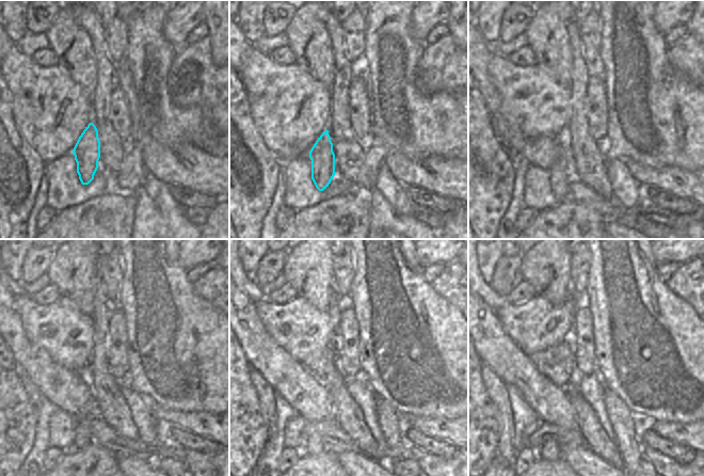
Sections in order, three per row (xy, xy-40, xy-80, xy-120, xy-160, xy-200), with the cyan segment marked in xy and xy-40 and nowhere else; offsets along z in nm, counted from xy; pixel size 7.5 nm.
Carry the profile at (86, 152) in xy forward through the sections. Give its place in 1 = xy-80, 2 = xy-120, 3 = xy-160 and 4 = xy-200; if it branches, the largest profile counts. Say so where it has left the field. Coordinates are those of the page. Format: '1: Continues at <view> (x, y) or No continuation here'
1: Continues at xy-80 (562, 171)
2: Continues at xy-120 (80, 441)
3: Continues at xy-160 (314, 446)
4: Continues at xy-200 (550, 450)

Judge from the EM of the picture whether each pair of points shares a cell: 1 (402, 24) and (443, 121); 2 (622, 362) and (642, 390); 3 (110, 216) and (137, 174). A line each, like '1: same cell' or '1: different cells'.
1: same cell
2: same cell
3: different cells

